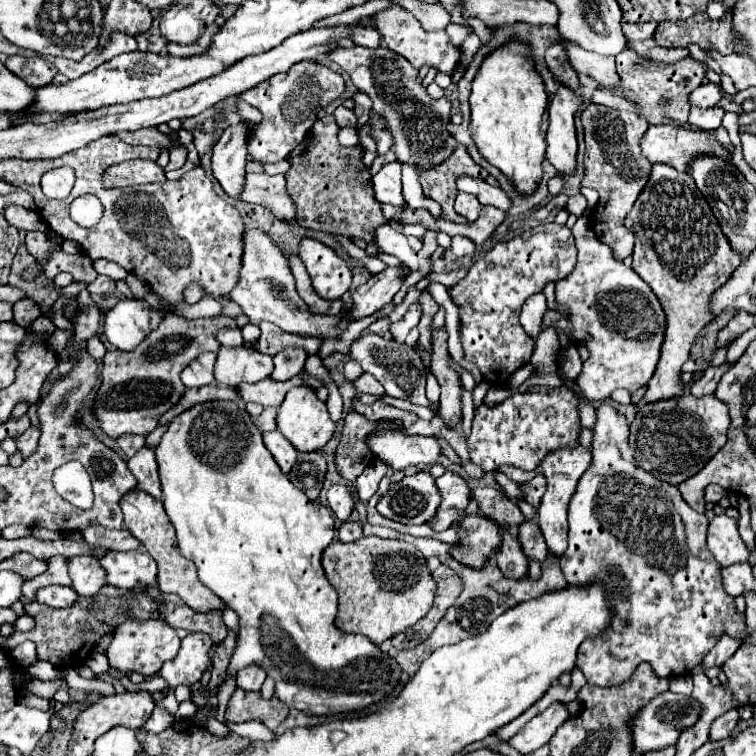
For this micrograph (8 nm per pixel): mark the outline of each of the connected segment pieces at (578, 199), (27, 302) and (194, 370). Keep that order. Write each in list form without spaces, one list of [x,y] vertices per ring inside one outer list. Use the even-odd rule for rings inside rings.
[[[579,193],[579,195],[573,195],[573,197],[569,197],[569,201],[567,201],[567,207],[565,207],[569,213],[573,213],[573,215],[577,215],[577,217],[581,217],[583,215],[583,211],[587,209],[587,201],[585,201],[585,197]]]
[[[25,297],[25,299],[19,299],[17,303],[13,303],[13,321],[21,327],[29,327],[41,315],[43,315],[41,305],[31,297]]]
[[[213,353],[197,357],[197,361],[193,361],[189,367],[181,371],[181,381],[191,389],[201,389],[203,385],[213,383],[213,363],[215,363]]]

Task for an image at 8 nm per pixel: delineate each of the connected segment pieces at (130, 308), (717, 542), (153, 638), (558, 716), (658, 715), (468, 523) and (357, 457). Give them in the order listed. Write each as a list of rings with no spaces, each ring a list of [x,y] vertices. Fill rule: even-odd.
[[[123,299],[105,313],[103,335],[117,349],[131,351],[151,333],[149,313],[151,307],[147,301]]]
[[[717,515],[709,523],[707,545],[721,567],[729,567],[733,563],[747,561],[751,555],[751,551],[747,549],[747,545],[743,543],[743,539],[737,531],[737,521],[727,515]]]
[[[125,619],[115,627],[115,637],[107,649],[109,665],[117,667],[125,675],[129,671],[137,671],[141,675],[153,675],[161,669],[161,665],[169,659],[173,659],[179,651],[181,639],[177,637],[175,629],[163,621],[163,619],[147,619],[147,621],[137,621],[137,619]]]
[[[553,703],[549,705],[545,711],[537,713],[529,723],[523,725],[523,729],[519,729],[519,733],[515,737],[509,739],[509,743],[523,755],[543,747],[549,743],[549,739],[553,737],[553,733],[557,731],[559,725],[563,725],[567,719],[571,717],[569,709],[565,703]]]
[[[665,691],[661,695],[657,695],[633,719],[633,747],[635,747],[635,753],[647,753],[647,751],[657,751],[657,749],[665,749],[665,747],[675,745],[681,737],[681,731],[695,725],[699,721],[701,713],[703,713],[703,707],[693,697],[677,695],[677,693],[671,693],[671,691]]]
[[[461,517],[461,541],[451,555],[467,565],[483,565],[501,545],[499,527],[477,517]]]
[[[349,411],[343,419],[343,433],[335,459],[339,473],[349,481],[355,481],[361,471],[375,459],[373,453],[365,449],[365,433],[369,433],[369,425],[373,425],[373,421],[365,419],[357,411]]]

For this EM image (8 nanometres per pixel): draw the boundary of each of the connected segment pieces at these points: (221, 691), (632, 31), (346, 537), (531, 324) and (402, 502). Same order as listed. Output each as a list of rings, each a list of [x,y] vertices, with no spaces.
[[[229,675],[224,683],[218,688],[218,705],[215,718],[217,721],[221,721],[223,725],[227,723],[227,719],[225,719],[225,707],[227,707],[227,701],[229,701],[229,697],[232,696],[236,687],[236,675]]]
[[[623,23],[623,33],[629,41],[639,41],[639,39],[651,39],[655,35],[657,23]]]
[[[345,521],[339,529],[337,529],[337,537],[341,543],[353,543],[361,537],[361,525],[359,523],[351,523],[351,521]]]
[[[535,293],[533,297],[527,297],[527,301],[523,303],[519,319],[521,319],[521,325],[527,331],[527,335],[531,335],[533,339],[541,331],[541,317],[543,317],[545,309],[547,309],[547,305],[545,305],[543,293]]]
[[[419,471],[411,477],[391,485],[391,489],[377,503],[377,511],[407,525],[429,523],[441,505],[441,493],[435,479],[427,471]]]

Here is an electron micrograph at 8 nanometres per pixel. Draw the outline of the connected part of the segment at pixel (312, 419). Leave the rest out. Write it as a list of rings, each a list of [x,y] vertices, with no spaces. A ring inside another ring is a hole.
[[[297,385],[297,387],[289,389],[289,393],[285,395],[285,401],[281,403],[279,413],[277,413],[277,427],[291,441],[291,445],[297,451],[323,449],[325,443],[335,433],[335,423],[329,419],[327,405],[323,401],[319,401],[315,391],[311,387],[307,387],[307,385]]]

